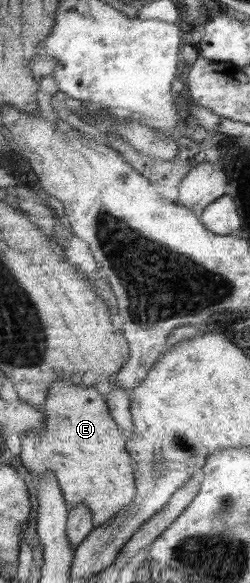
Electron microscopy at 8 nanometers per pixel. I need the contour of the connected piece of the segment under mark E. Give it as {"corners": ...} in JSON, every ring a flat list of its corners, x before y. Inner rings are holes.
{"corners":[[57,379,47,387,45,406,43,406,44,430,29,431,21,436,20,461,25,469,39,479,43,473,51,471,57,479,57,485,61,489,63,501,67,505,67,510,71,507,83,503,87,505,91,515,93,527,100,527,119,514,123,507,131,503,135,496,137,486,134,482,134,472,136,466,131,460,130,454,126,452,126,436,115,424,115,420,110,415,106,401,93,385,83,387,71,381,61,381]]}

